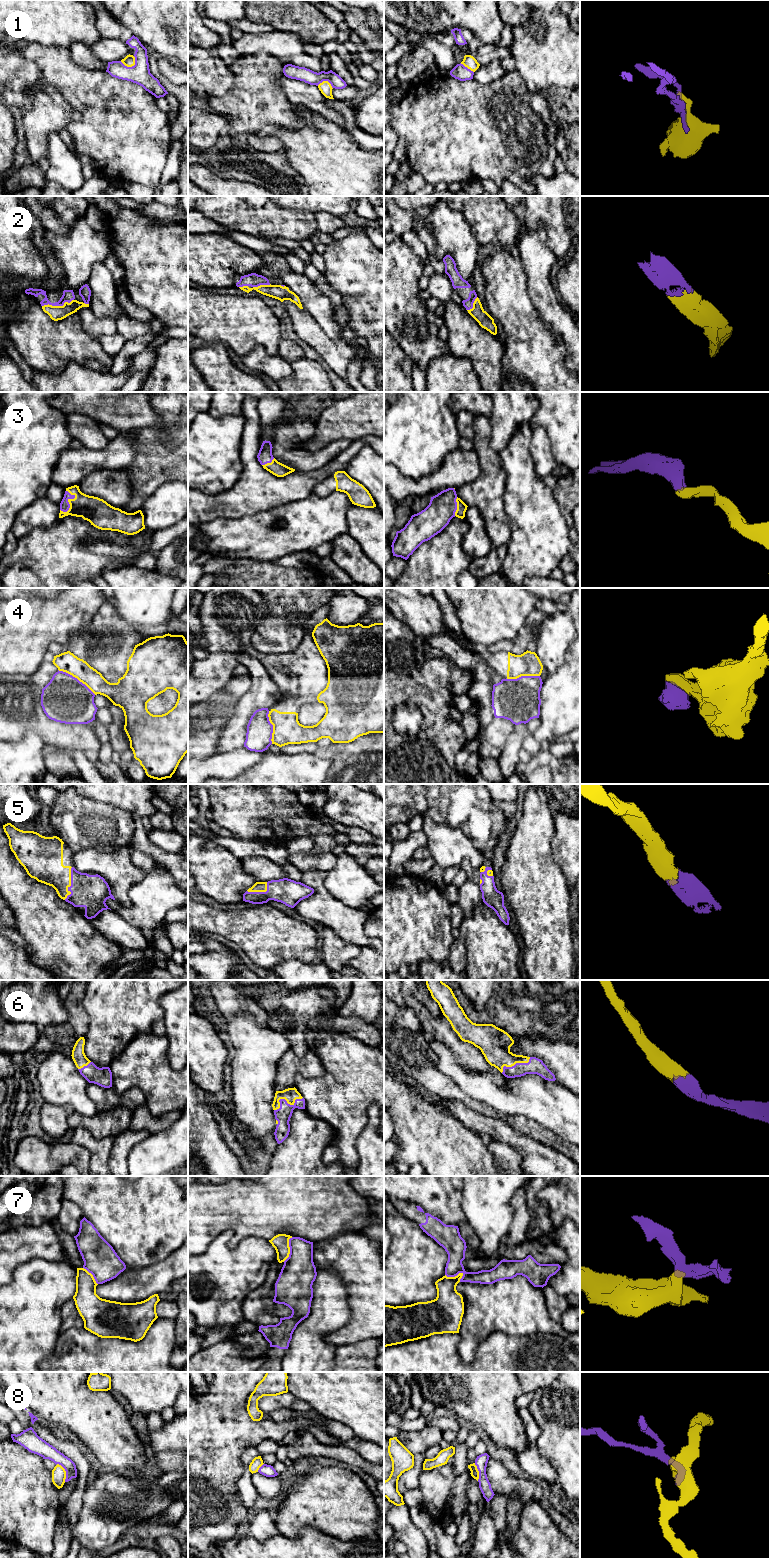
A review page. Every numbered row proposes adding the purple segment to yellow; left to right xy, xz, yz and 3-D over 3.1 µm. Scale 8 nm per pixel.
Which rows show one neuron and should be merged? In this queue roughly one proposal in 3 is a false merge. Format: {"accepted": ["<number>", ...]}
{"accepted": ["2", "3", "4", "5", "6"]}

